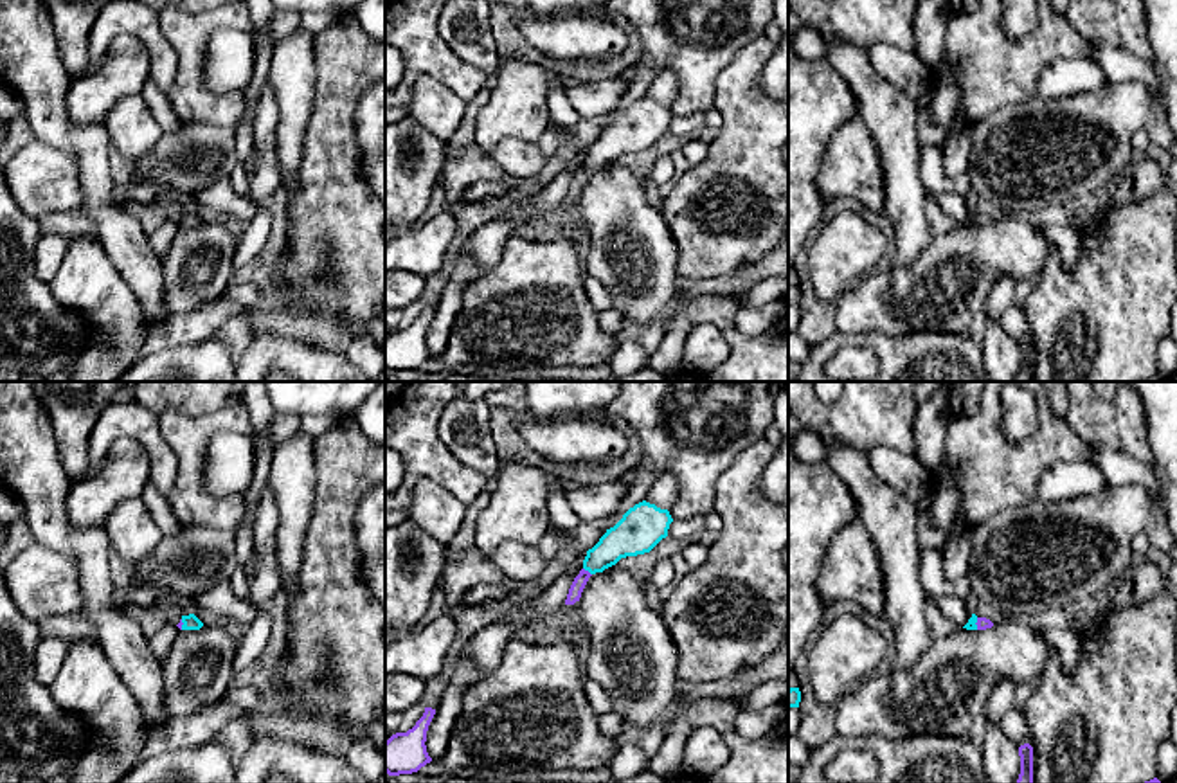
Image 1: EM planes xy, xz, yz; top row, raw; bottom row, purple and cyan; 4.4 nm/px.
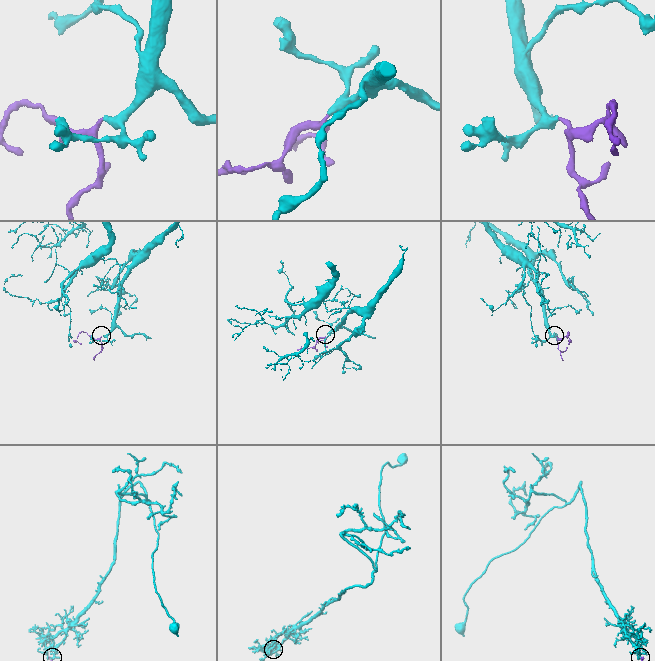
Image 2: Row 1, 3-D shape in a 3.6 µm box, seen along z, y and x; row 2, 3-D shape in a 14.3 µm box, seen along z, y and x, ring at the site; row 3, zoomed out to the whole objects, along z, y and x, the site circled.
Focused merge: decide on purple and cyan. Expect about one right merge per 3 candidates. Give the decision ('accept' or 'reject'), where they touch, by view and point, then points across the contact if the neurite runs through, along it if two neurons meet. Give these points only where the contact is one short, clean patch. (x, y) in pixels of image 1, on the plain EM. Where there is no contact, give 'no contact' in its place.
accept; meets purple in xz at (587, 168); runs through xz (575, 189), (587, 168), (614, 141), (630, 134)

